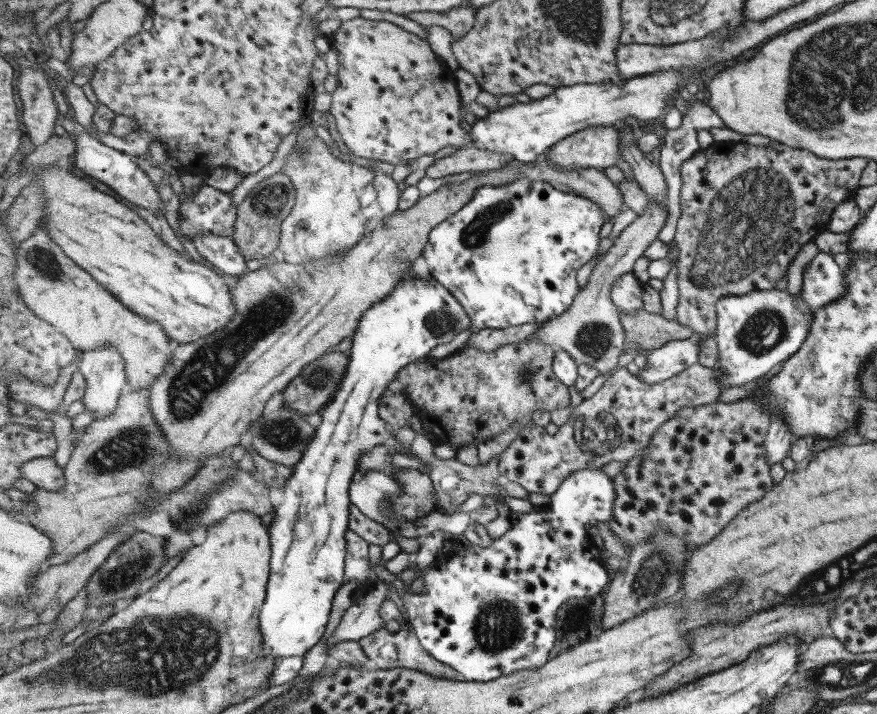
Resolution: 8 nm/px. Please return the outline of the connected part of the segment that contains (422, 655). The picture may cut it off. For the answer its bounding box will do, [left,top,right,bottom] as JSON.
[360,621,463,680]

